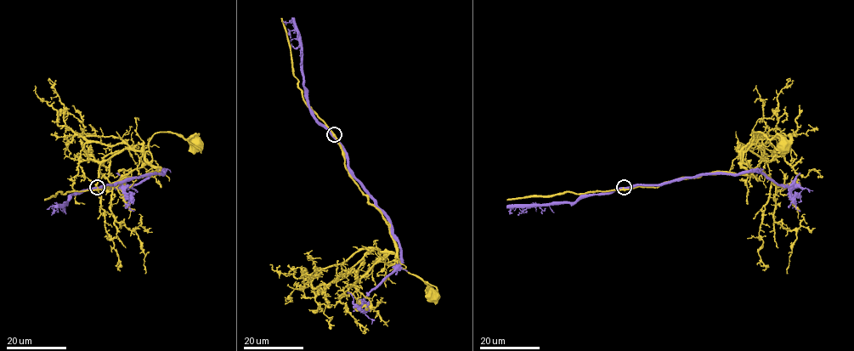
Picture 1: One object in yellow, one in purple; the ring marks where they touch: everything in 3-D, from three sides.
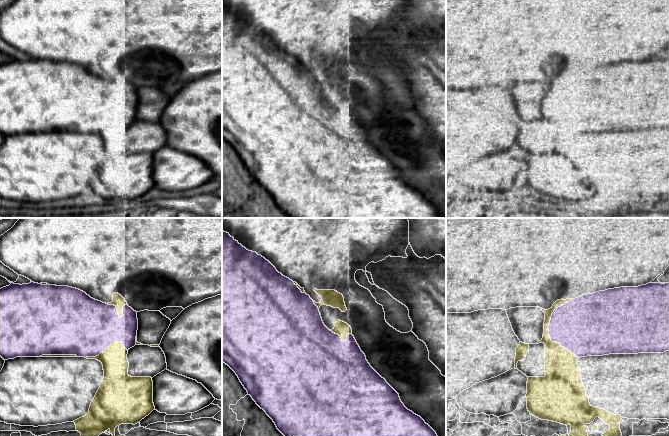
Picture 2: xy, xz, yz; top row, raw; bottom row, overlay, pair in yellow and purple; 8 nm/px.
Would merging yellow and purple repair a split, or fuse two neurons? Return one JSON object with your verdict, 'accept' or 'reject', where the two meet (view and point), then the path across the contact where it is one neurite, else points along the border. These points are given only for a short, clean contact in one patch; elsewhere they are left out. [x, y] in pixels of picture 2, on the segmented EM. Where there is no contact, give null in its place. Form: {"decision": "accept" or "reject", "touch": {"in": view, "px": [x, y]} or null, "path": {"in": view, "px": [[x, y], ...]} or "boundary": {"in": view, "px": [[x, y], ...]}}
{"decision": "reject", "touch": {"in": "yz", "px": [548, 330]}}

